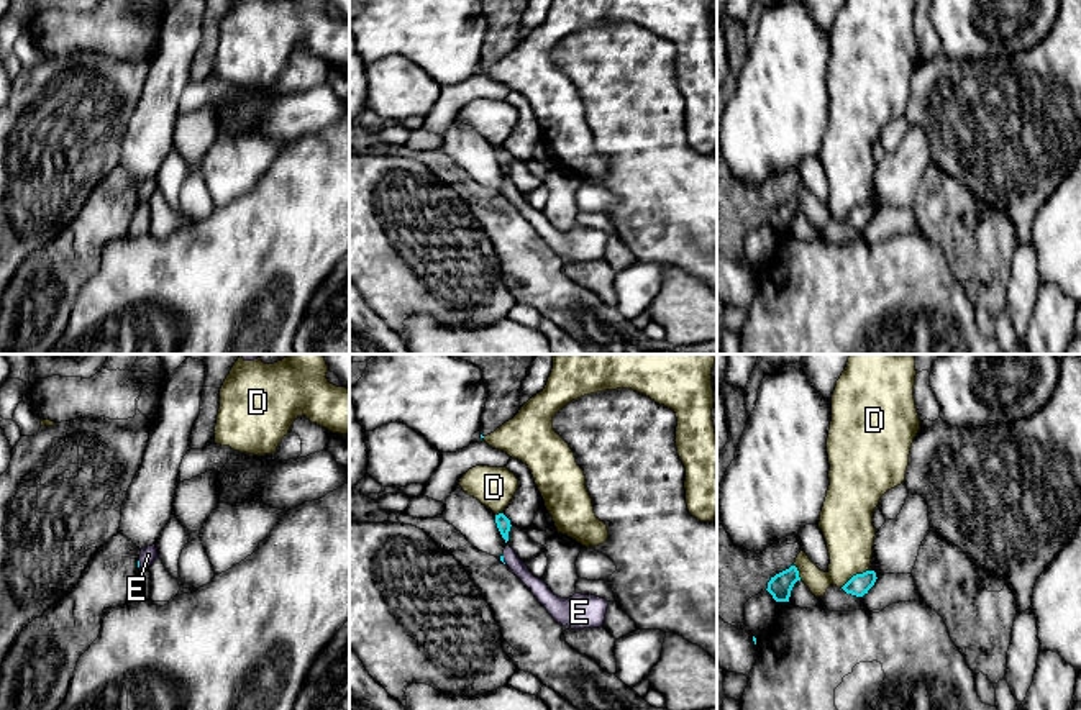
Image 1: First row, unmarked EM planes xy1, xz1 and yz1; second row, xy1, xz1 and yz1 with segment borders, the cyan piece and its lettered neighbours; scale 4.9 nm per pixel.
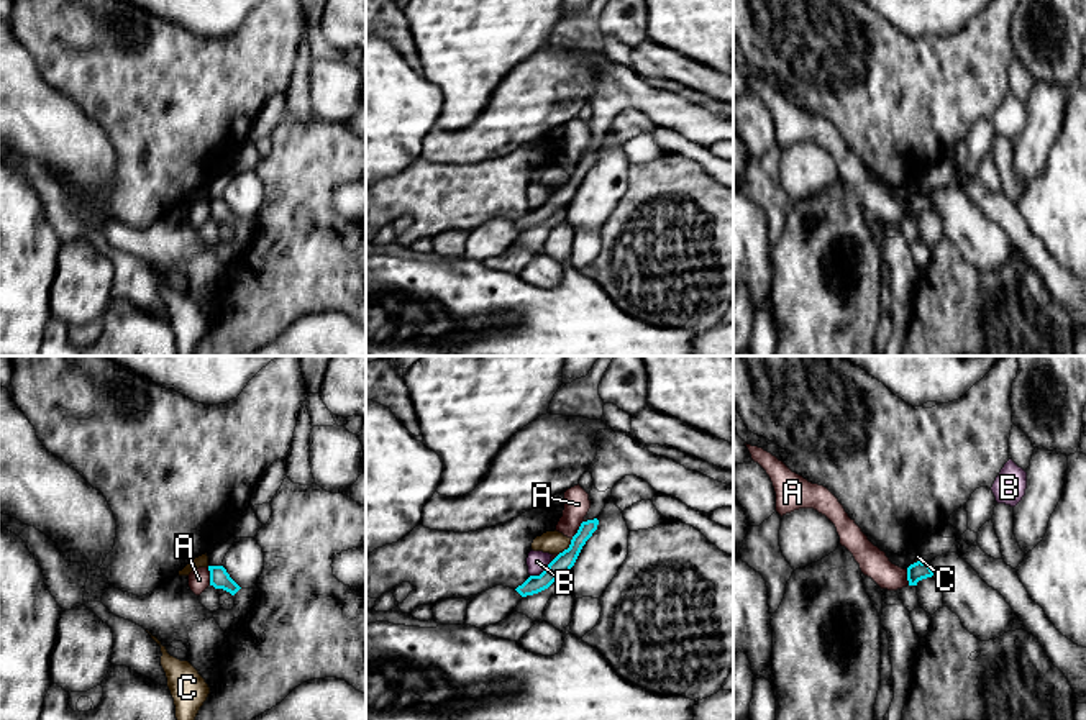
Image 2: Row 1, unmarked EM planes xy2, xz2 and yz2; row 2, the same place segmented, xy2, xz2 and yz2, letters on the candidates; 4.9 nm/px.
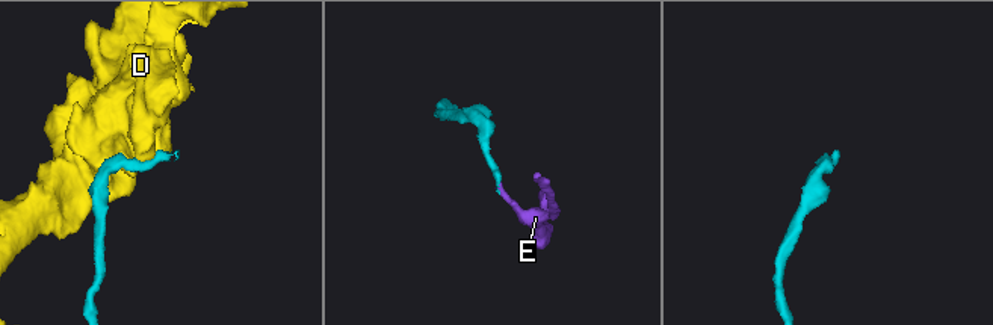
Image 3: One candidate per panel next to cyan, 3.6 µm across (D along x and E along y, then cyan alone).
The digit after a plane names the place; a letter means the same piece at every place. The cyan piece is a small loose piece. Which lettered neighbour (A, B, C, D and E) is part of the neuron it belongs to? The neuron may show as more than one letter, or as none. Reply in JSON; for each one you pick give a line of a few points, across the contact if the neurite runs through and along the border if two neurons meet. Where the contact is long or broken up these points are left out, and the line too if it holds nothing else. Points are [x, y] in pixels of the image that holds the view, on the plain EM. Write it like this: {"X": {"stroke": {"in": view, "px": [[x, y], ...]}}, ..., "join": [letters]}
{"E": {"stroke": {"in": "xz1", "px": [[501, 189], [502, 192], [537, 218]]}}, "join": ["E"]}

